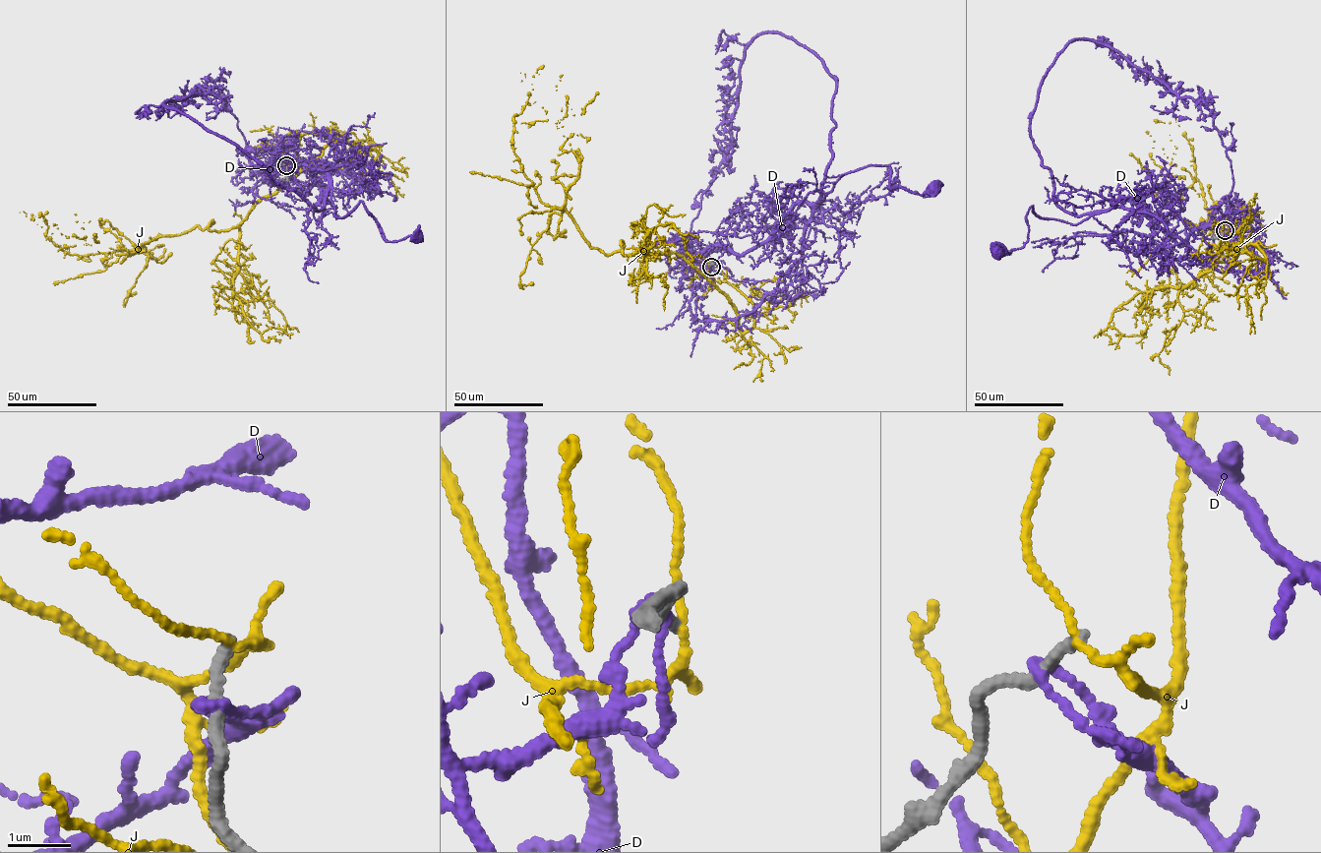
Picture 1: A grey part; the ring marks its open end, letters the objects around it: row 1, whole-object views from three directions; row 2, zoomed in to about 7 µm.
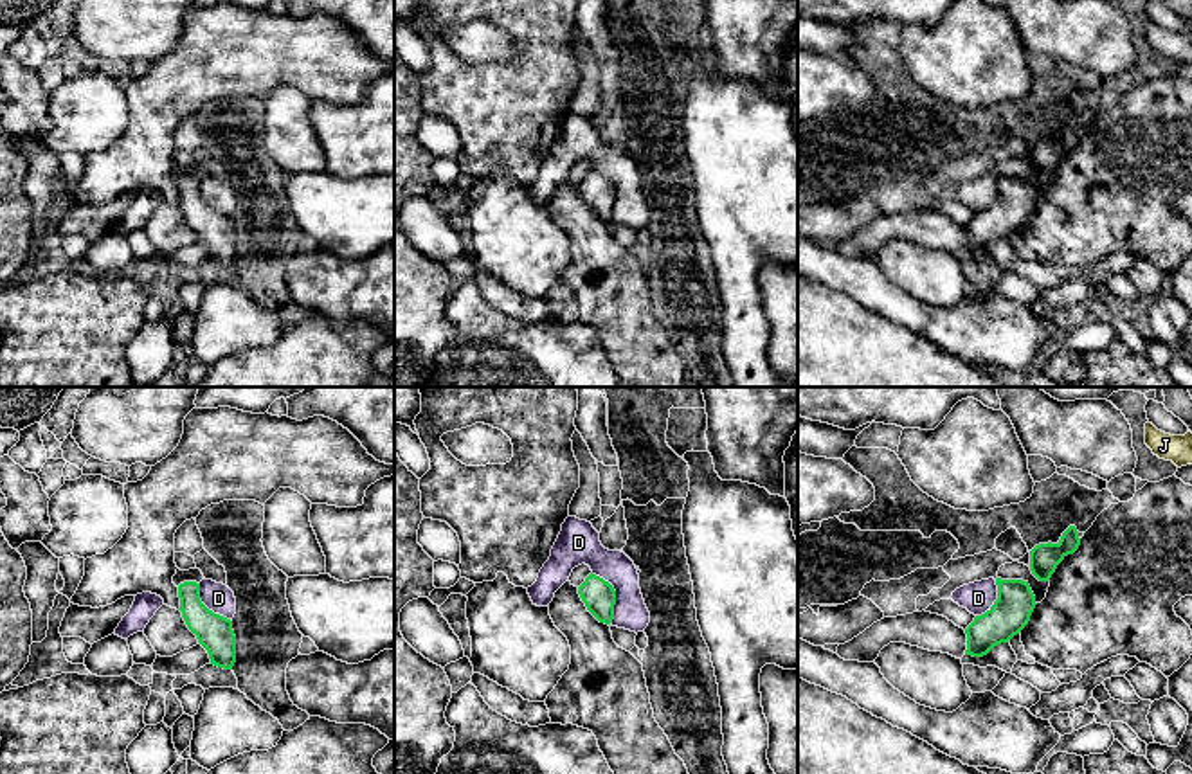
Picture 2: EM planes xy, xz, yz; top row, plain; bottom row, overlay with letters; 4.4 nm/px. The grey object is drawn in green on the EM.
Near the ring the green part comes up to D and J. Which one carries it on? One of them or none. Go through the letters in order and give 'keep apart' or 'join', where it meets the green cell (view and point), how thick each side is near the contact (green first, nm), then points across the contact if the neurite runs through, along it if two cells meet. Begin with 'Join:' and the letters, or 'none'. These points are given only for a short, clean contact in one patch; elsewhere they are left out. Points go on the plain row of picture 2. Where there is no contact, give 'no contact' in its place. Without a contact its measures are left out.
Join: none
D: keep apart; meets green in xz at (614, 191); 140 nm thick on the green side, 150 nm on the other; border along xz (591, 170), (604, 175), (614, 188), (614, 215), (611, 220)
J: keep apart; no contact

